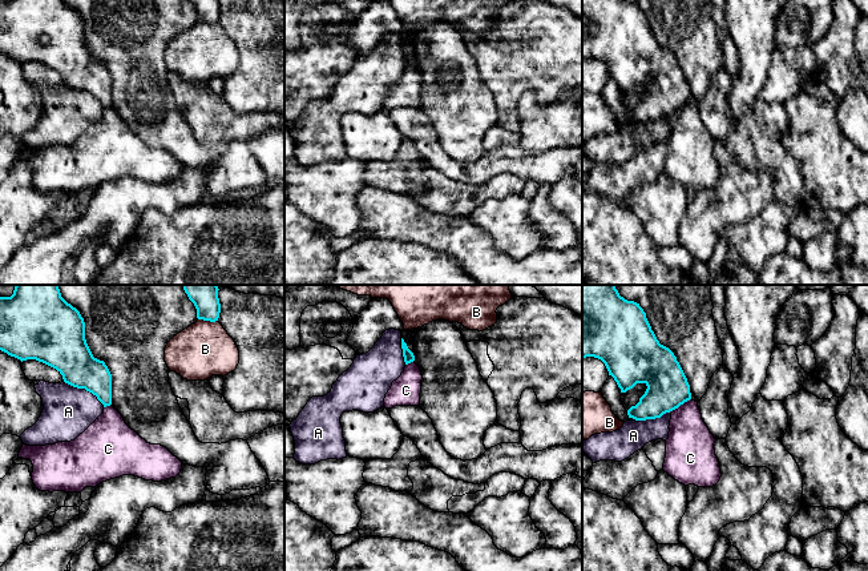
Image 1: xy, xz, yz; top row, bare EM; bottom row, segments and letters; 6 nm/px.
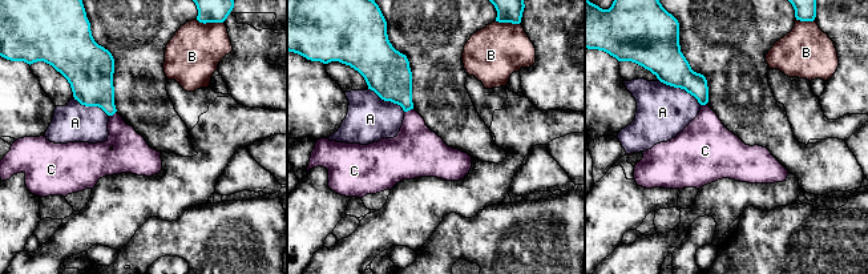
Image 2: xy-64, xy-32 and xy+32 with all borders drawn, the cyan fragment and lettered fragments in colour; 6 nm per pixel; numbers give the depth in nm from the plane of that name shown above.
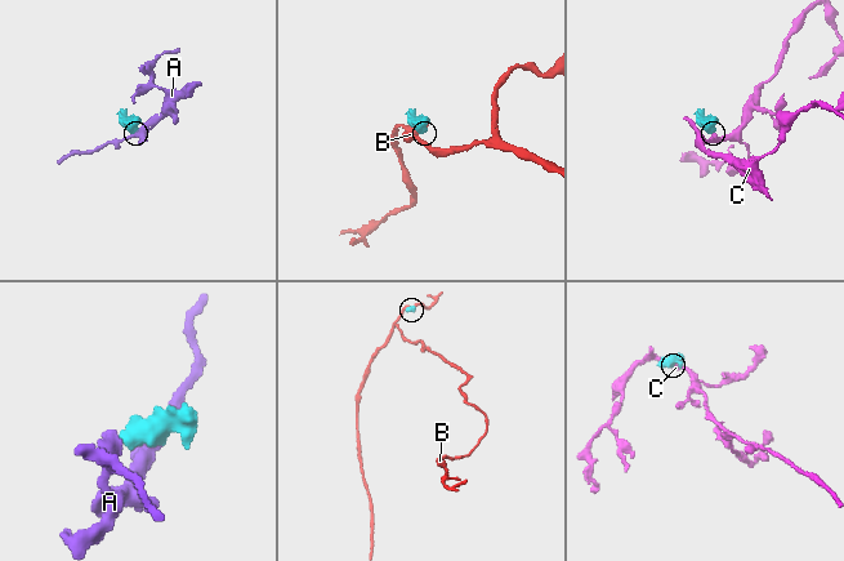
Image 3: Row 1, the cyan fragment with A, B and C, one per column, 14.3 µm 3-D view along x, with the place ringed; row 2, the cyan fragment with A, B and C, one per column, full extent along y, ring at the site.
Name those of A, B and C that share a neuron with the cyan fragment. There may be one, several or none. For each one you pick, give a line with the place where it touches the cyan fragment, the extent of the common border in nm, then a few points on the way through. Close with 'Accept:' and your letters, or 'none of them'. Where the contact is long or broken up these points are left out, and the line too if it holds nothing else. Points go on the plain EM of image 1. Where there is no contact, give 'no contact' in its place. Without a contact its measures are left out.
Accept: none of them

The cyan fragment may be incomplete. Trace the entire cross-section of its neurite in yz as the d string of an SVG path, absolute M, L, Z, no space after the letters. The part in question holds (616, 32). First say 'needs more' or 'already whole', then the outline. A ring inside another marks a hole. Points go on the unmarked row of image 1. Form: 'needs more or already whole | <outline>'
already whole | M582 0L582 60L601 61L621 95L637 85L647 88L635 108L627 112L629 120L646 122L661 120L691 101L690 87L674 55L659 45L646 20L634 3L625 0Z

